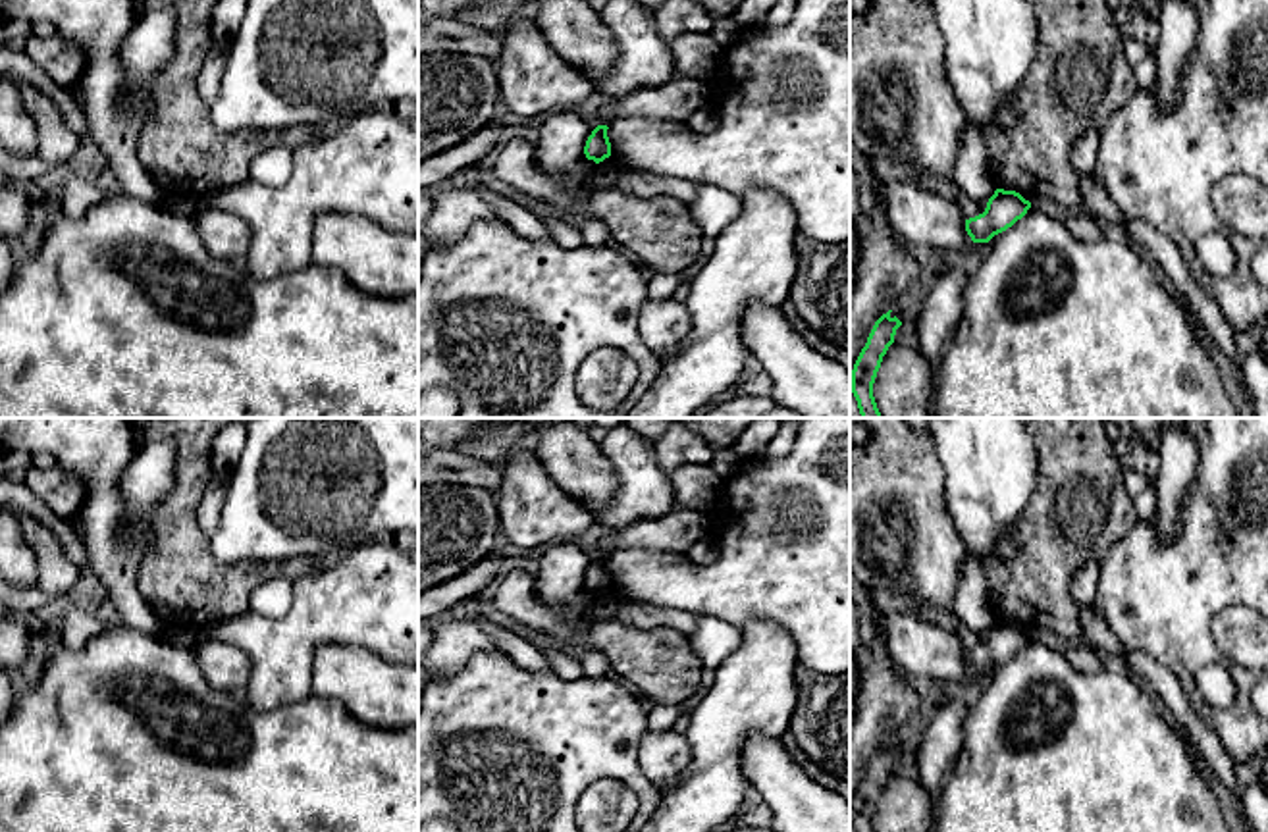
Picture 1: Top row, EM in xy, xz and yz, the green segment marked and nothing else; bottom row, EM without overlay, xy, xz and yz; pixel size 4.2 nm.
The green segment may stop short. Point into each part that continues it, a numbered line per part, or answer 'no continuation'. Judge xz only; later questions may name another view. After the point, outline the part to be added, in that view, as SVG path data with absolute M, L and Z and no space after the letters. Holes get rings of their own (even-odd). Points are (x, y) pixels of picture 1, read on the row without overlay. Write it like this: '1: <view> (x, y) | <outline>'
no continuation

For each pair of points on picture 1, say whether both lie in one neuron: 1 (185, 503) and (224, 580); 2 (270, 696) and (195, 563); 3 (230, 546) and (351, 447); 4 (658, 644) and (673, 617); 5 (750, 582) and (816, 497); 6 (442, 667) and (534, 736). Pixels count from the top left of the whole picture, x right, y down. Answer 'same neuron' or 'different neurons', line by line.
1: same neuron
2: different neurons
3: same neuron
4: different neurons
5: same neuron
6: different neurons

